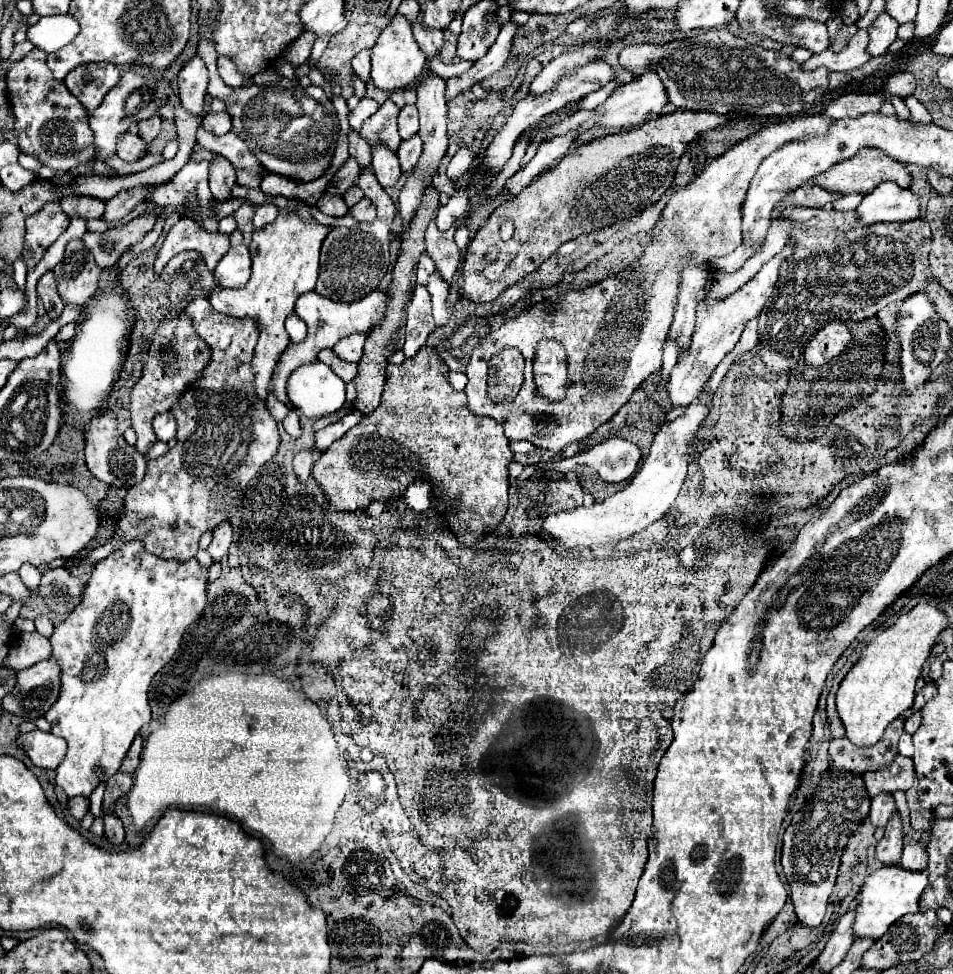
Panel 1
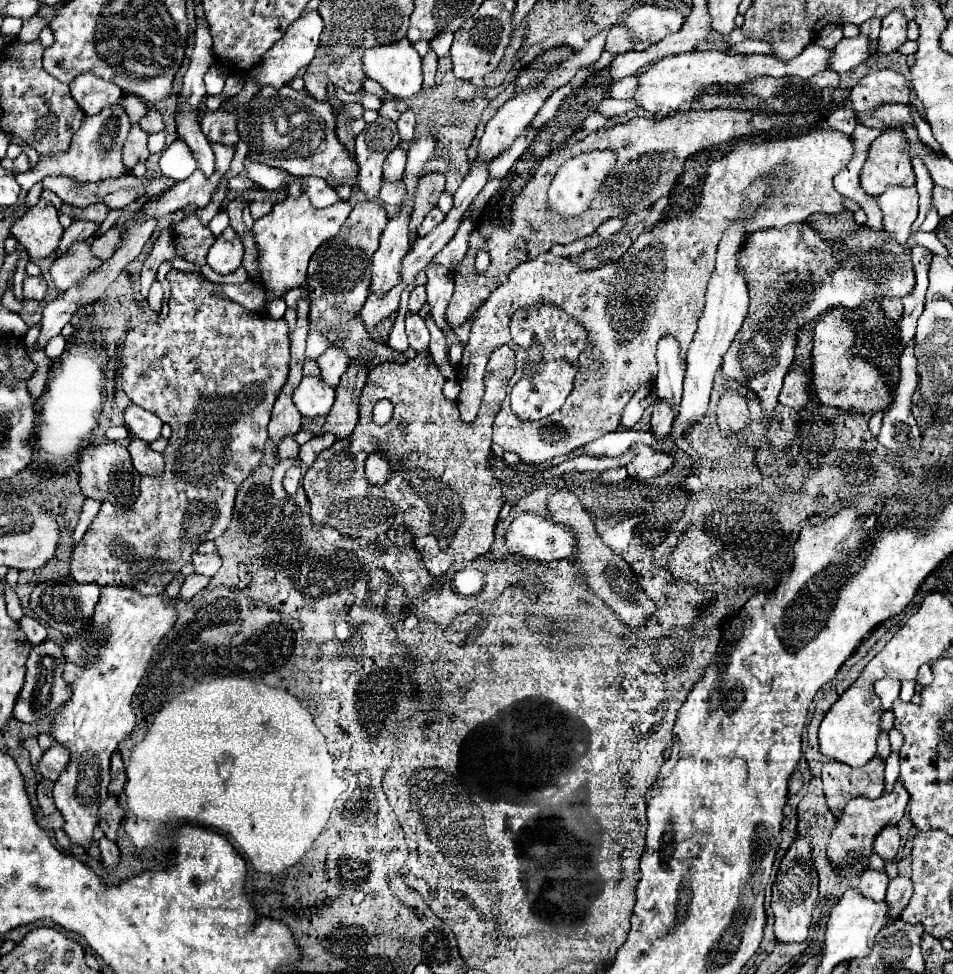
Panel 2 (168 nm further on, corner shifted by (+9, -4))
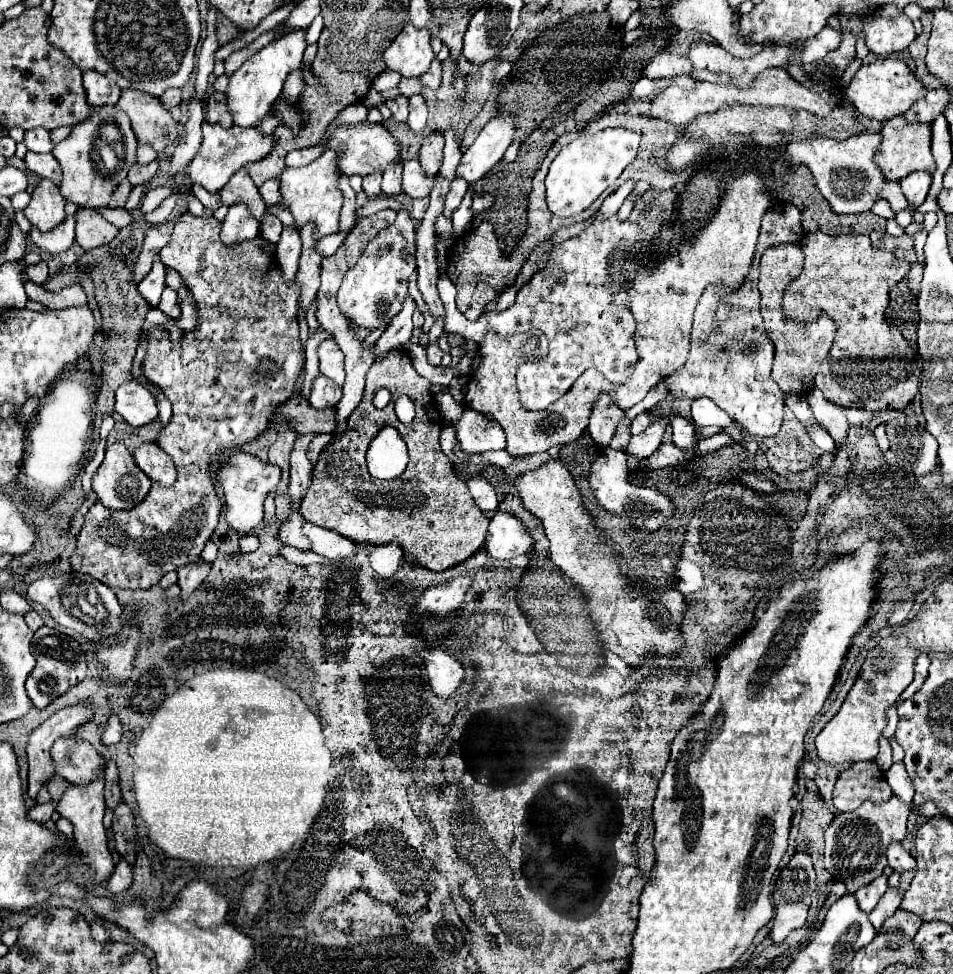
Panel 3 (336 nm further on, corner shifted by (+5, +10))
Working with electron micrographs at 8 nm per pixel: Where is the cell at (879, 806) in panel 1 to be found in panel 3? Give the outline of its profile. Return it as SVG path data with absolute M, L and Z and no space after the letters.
M891 844L889 846L889 850L887 850L887 860L889 860L889 866L895 870L895 872L899 872L899 874L903 874L903 872L909 872L909 870L915 870L915 858L909 854L909 852L905 852L905 848L901 846L901 844Z

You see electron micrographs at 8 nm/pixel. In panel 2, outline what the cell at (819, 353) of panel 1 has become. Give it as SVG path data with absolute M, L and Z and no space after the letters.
M835 308L827 314L823 314L815 324L813 334L813 386L819 400L823 400L825 406L839 406L847 412L877 412L885 410L885 406L891 402L891 384L893 378L889 378L889 372L881 372L871 362L851 356L851 348L855 344L855 330L847 316L847 308Z

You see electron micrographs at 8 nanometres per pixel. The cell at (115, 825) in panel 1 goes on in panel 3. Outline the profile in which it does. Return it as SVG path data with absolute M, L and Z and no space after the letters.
M119 858L117 866L115 866L115 872L111 874L111 878L107 882L107 890L111 894L121 894L121 892L125 892L131 886L131 882L133 882L131 866L123 858Z

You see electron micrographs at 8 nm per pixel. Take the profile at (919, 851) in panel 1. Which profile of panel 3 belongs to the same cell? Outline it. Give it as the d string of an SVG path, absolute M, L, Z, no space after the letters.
M887 890L887 892L881 896L879 904L877 904L875 910L869 914L869 920L871 920L871 924L873 924L873 928L875 928L877 932L879 932L881 924L883 924L889 916L893 916L895 910L899 910L899 904L901 904L901 894L899 894L899 890Z

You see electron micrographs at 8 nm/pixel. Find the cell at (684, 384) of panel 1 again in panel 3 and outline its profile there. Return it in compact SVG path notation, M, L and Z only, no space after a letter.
M653 422L645 432L641 432L639 436L631 438L627 448L625 448L625 454L629 456L635 456L639 460L651 456L659 444L661 444L661 438L663 438L663 432L665 432L665 422Z

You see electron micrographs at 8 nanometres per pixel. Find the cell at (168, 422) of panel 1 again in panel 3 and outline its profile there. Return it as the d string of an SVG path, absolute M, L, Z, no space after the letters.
M135 380L125 382L115 392L115 412L131 426L145 426L157 418L157 404L153 394Z

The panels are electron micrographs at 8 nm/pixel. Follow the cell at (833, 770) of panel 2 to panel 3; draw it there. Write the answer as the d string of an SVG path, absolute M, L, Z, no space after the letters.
M857 762L849 770L843 770L833 790L833 804L839 812L853 812L863 802L885 802L893 796L893 790L885 782L883 772L875 762Z

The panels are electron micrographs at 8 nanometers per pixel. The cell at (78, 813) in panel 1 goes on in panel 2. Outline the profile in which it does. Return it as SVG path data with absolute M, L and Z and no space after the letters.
M55 810L53 814L49 814L49 816L43 816L41 820L39 820L39 824L45 828L45 830L49 830L49 828L53 828L53 830L59 830L59 828L63 828L63 816Z

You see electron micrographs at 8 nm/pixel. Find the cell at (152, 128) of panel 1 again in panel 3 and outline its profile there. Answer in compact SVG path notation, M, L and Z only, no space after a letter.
M171 88L167 90L163 96L161 96L161 102L167 106L167 108L175 108L181 104L181 90L179 88Z

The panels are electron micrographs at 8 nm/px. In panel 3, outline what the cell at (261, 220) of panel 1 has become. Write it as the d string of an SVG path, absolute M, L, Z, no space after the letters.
M267 180L267 182L259 188L259 194L261 194L261 198L265 200L267 206L281 202L281 200L279 200L279 198L281 198L281 192L279 192L279 180Z

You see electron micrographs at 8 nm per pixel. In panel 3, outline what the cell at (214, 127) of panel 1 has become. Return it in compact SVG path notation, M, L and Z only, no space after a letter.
M215 92L209 100L207 100L207 122L211 124L221 124L223 128L231 128L231 114L227 114L227 104L225 104L227 96L221 92Z

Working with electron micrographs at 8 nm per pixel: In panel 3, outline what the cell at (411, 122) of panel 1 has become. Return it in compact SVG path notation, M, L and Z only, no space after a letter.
M413 94L409 98L409 128L415 132L415 134L421 134L423 128L425 128L425 122L427 122L427 106L425 106L425 100L421 94Z

